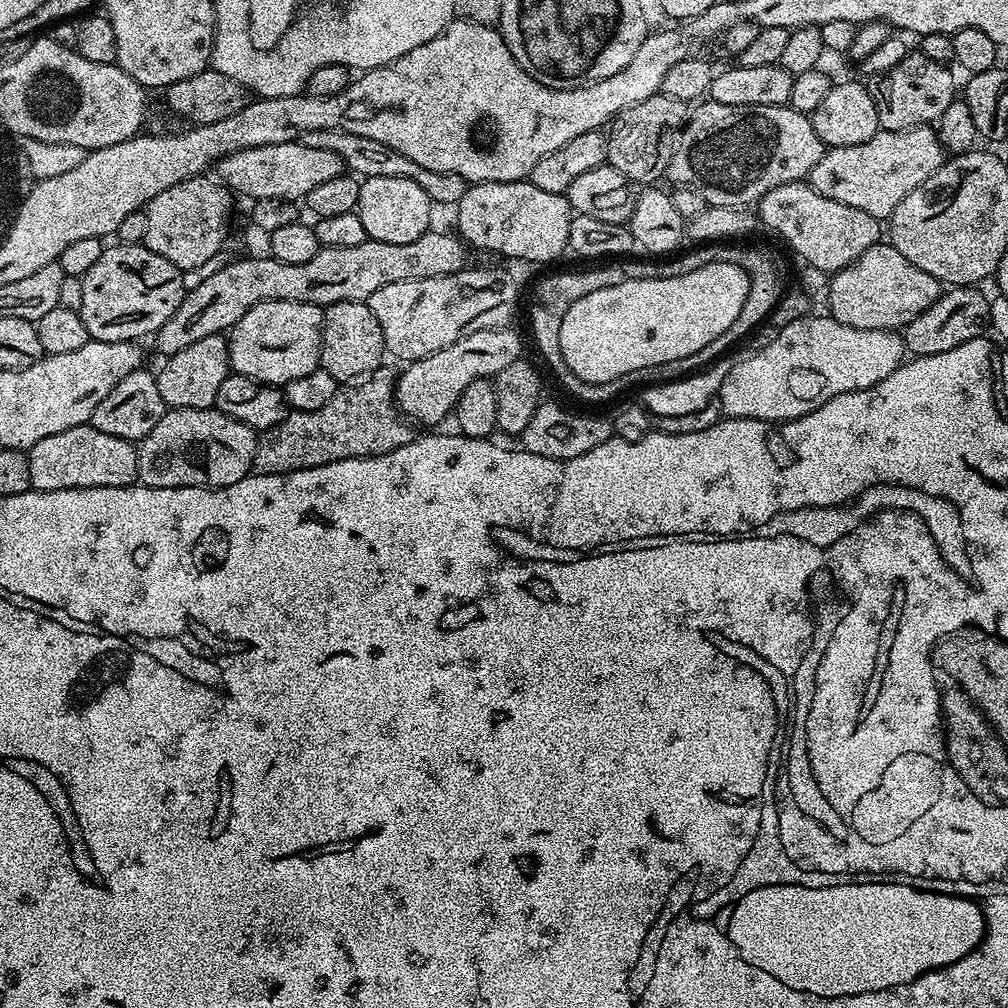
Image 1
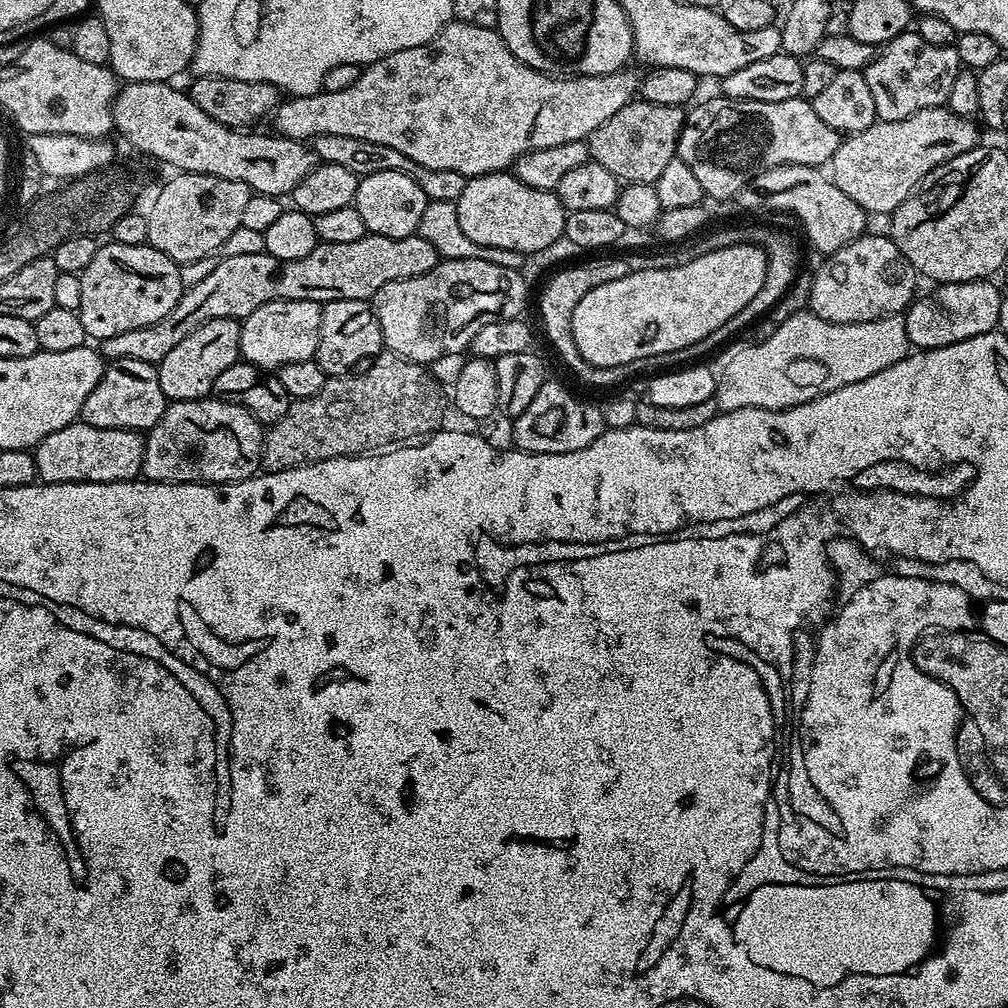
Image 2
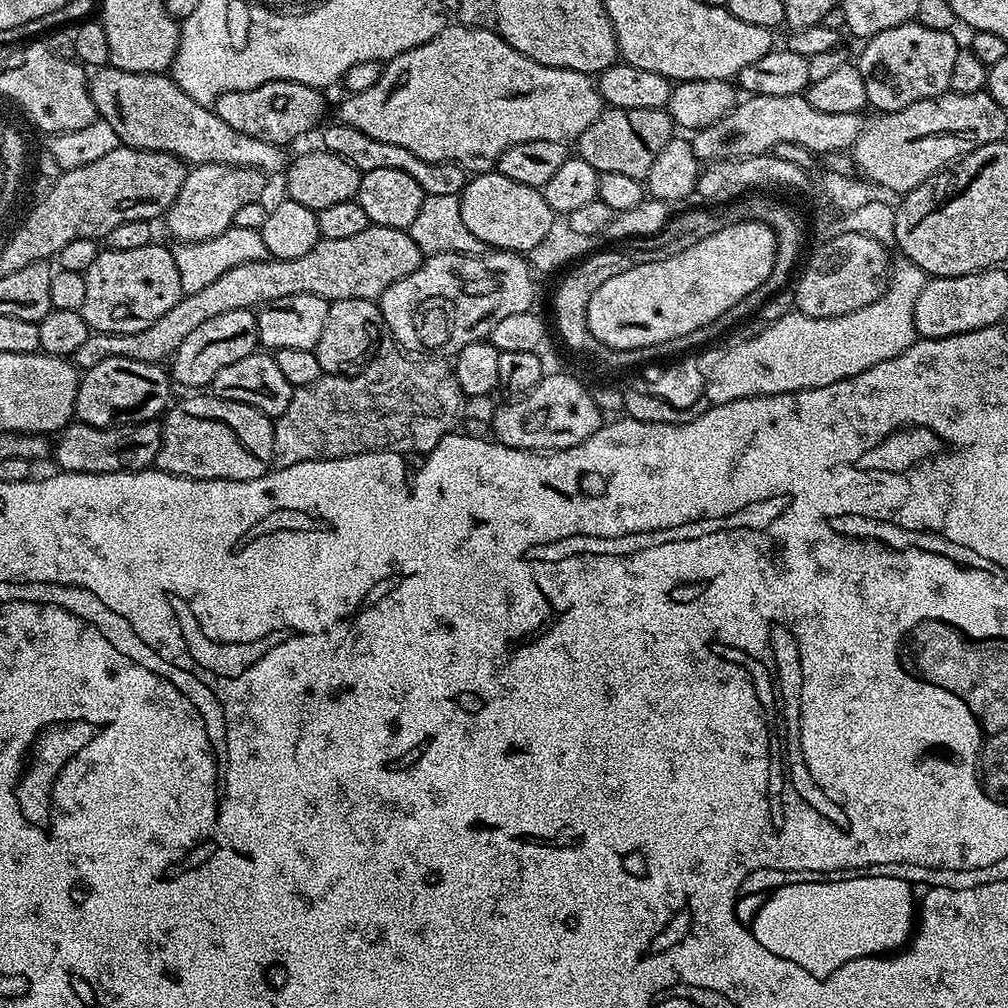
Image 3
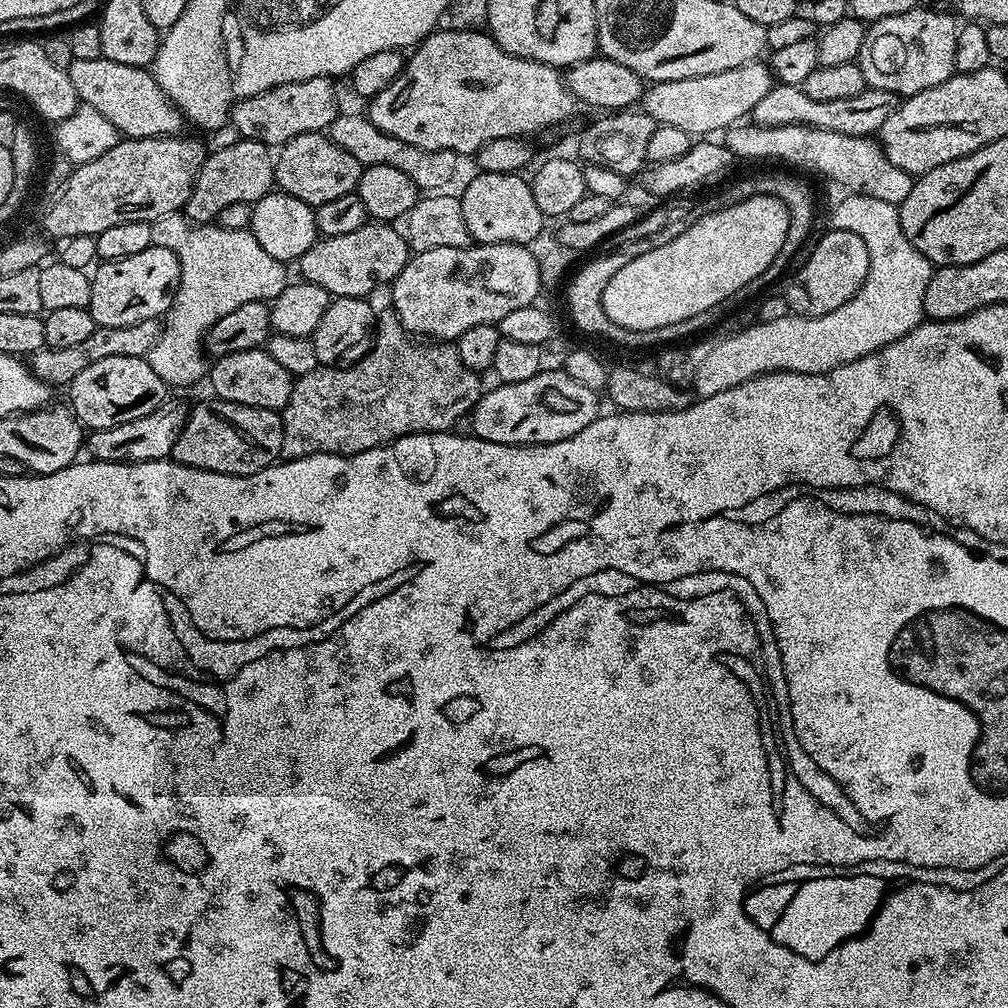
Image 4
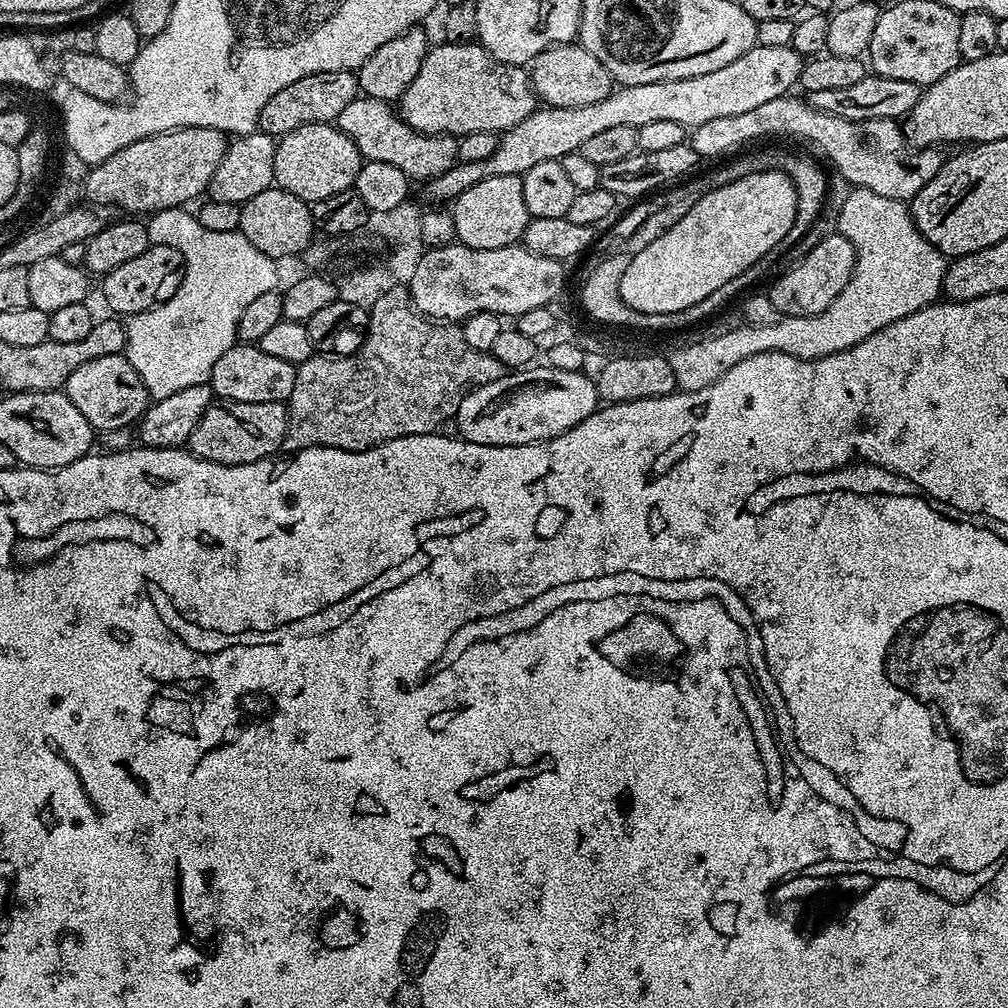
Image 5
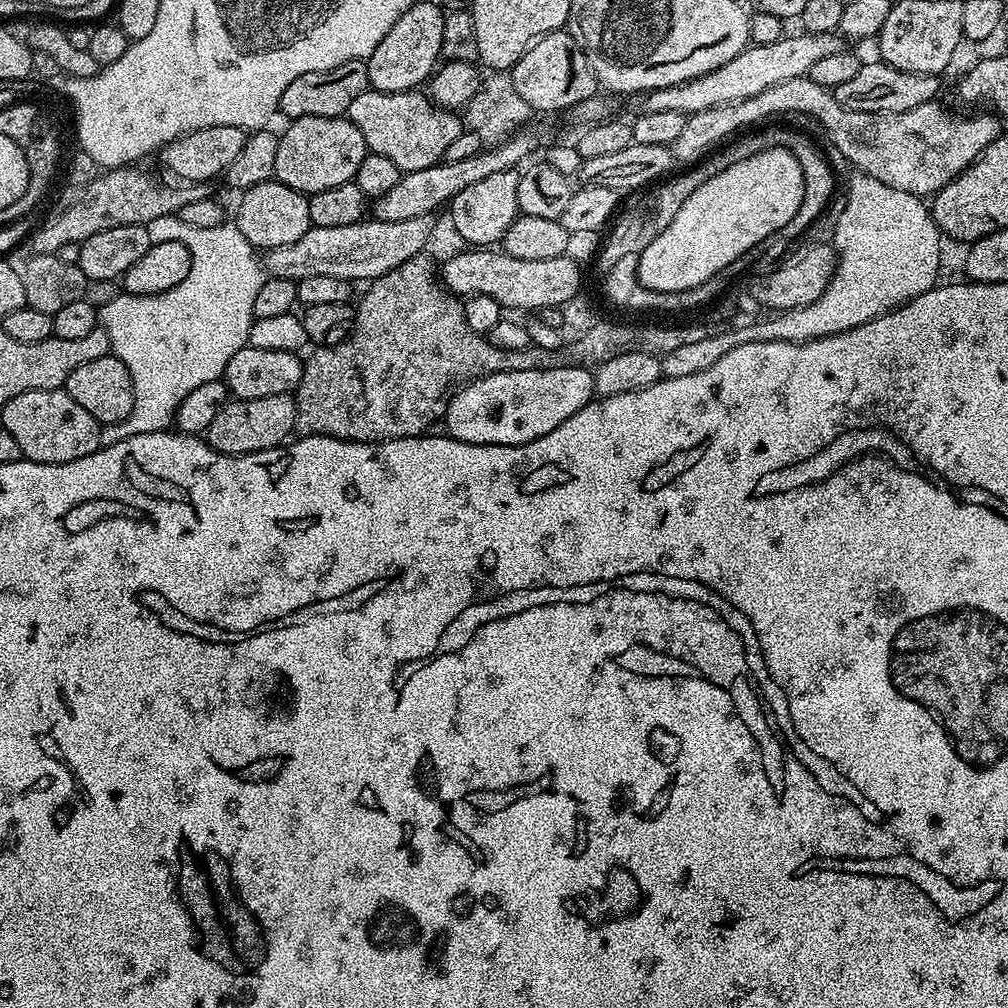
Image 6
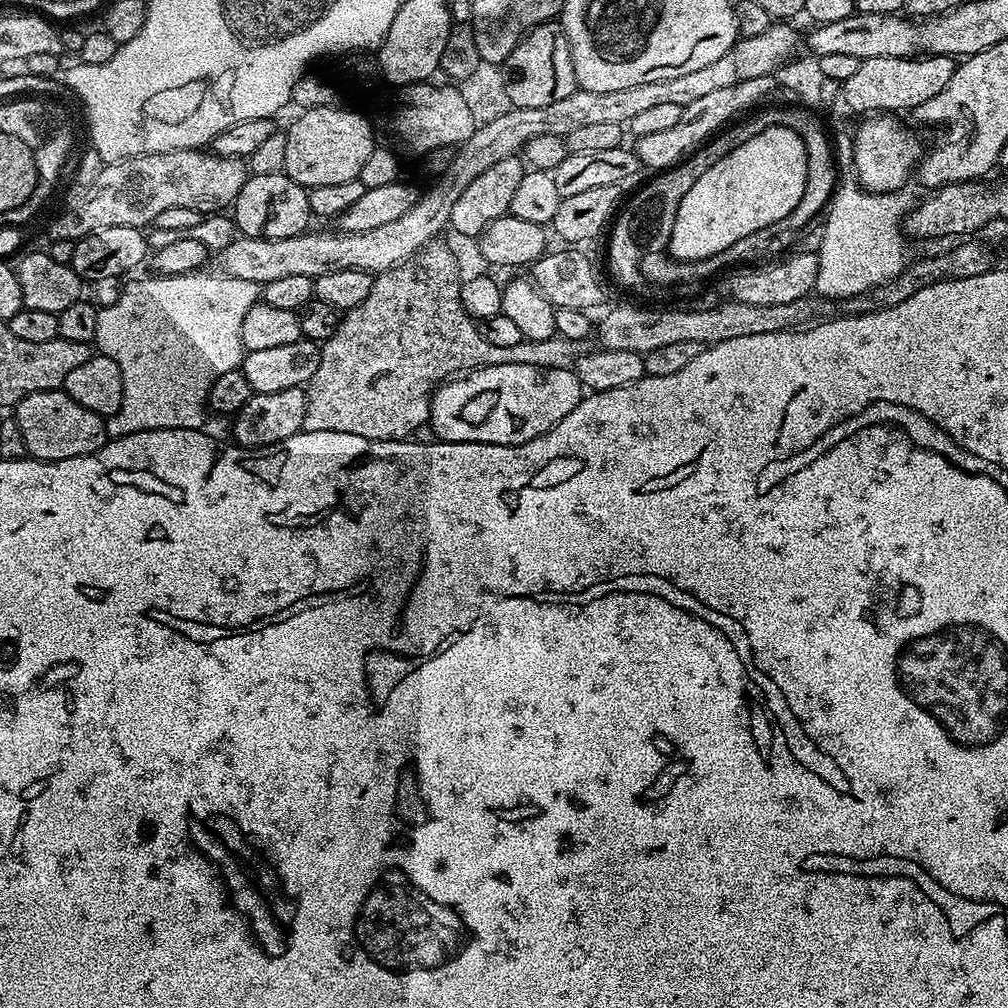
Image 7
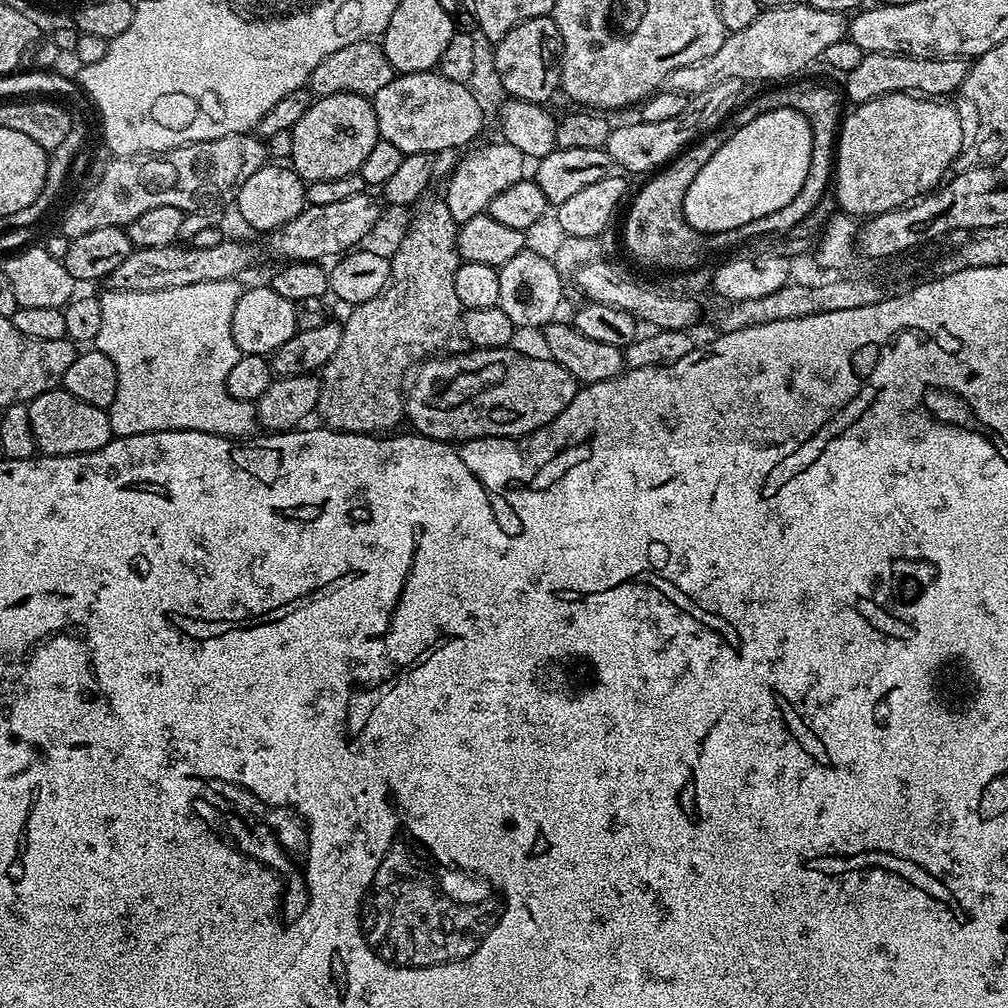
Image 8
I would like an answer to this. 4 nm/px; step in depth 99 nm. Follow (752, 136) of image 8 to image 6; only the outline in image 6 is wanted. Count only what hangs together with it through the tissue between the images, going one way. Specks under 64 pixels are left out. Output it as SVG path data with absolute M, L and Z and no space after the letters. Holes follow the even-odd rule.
M767 148L742 162L734 162L710 182L702 182L670 226L640 253L637 278L650 291L686 291L702 286L764 238L782 230L802 206L804 175L794 154L785 148Z

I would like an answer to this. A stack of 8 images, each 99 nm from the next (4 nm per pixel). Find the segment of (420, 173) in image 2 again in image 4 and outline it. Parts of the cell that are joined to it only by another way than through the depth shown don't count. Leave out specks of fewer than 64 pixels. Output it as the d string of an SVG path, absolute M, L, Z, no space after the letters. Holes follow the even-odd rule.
M348 112L338 114L334 118L334 122L326 130L326 134L332 139L333 144L337 148L346 150L346 154L350 154L362 166L373 164L374 166L394 166L394 170L402 170L402 174L406 174L406 178L410 178L410 182L416 184L417 189L424 190L444 190L447 189L448 183L456 176L456 160L457 153L450 150L422 150L418 146L410 146L410 142L402 142L398 138L394 138L390 134L386 134L382 130L378 130L378 126L374 126L374 122L370 122L367 115L360 114L355 116L354 113Z

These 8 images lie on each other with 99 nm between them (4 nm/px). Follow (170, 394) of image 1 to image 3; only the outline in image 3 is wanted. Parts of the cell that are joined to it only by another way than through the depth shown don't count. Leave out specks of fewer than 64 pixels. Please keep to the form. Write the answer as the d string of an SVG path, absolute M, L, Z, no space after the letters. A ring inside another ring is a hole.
M251 308L226 310L226 314L214 314L214 318L206 318L206 322L202 322L195 330L190 330L186 338L182 338L178 350L172 353L171 379L177 385L180 383L182 387L188 388L184 390L207 389L218 370L238 362L238 358L246 358L246 354L257 351L260 335L256 318L257 313Z

